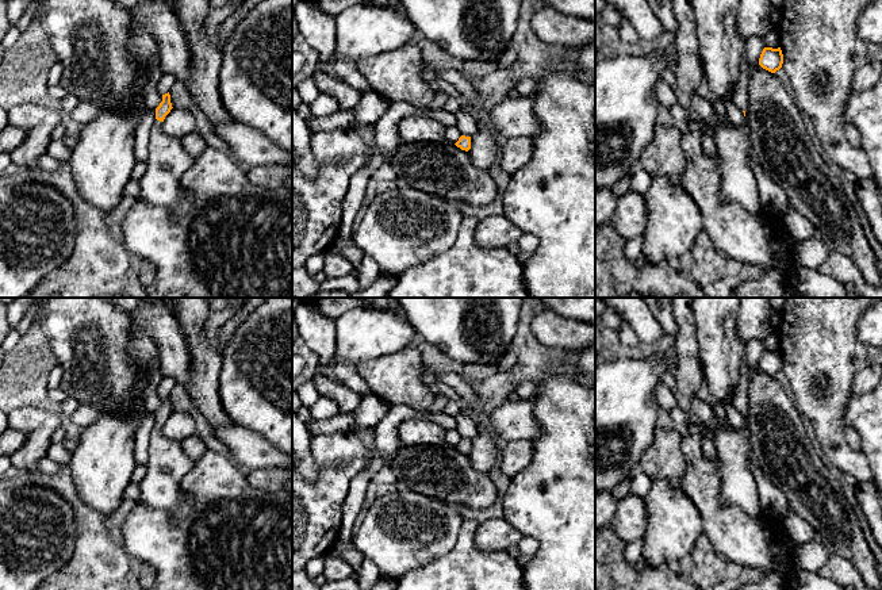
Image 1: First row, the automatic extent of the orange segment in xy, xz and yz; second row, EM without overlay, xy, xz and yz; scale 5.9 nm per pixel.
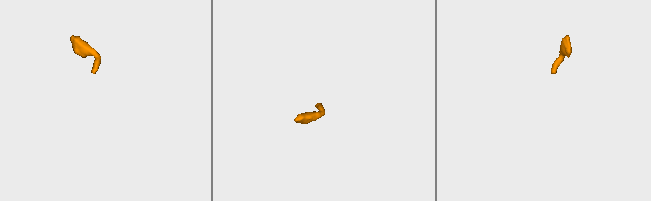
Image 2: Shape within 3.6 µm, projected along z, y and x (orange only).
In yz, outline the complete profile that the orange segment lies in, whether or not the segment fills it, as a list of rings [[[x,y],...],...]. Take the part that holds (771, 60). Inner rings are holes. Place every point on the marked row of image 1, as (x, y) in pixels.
[[[764,47],[760,58],[759,58],[759,65],[771,72],[775,73],[776,70],[779,70],[782,68],[783,64],[783,54],[781,47],[778,49],[772,49],[772,47]]]

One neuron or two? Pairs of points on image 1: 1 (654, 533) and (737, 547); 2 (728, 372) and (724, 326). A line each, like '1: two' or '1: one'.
1: two
2: one

